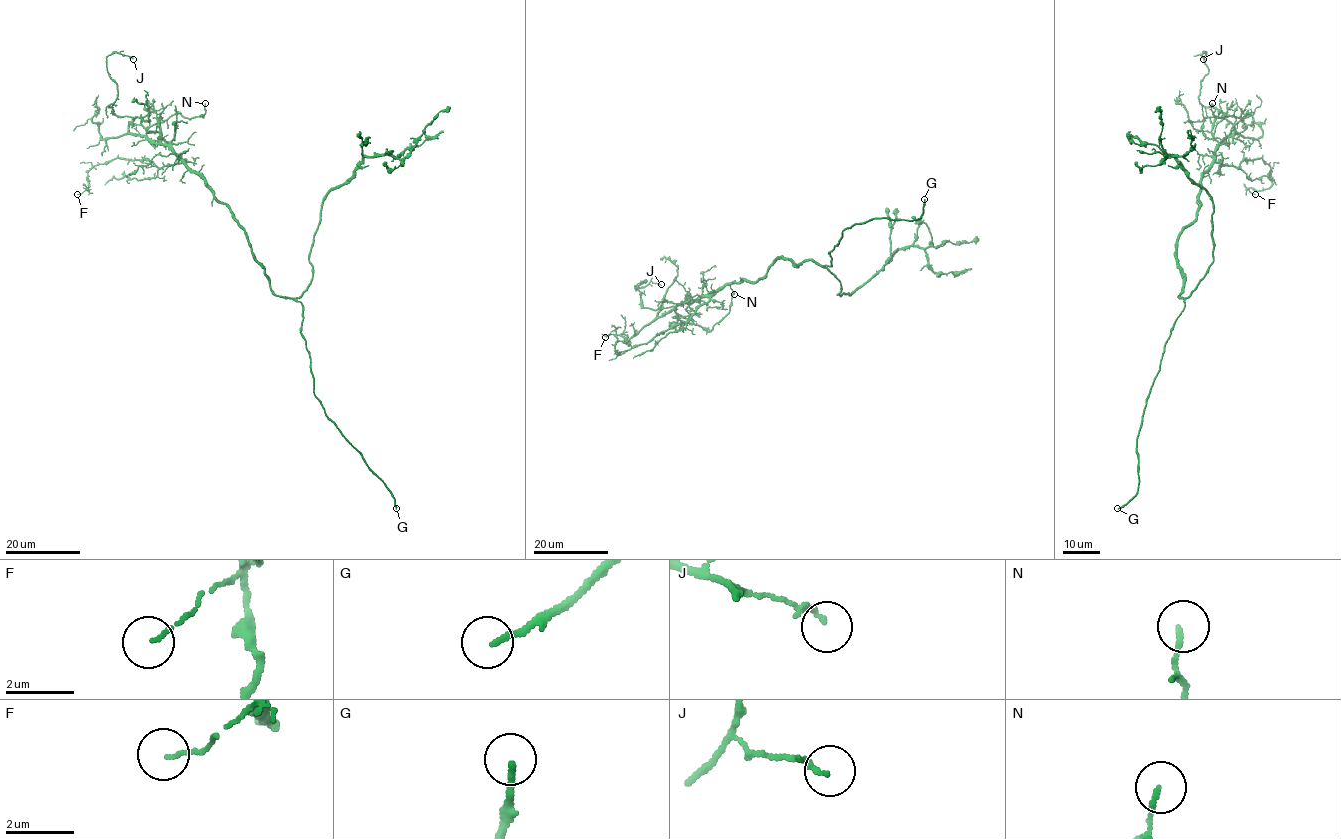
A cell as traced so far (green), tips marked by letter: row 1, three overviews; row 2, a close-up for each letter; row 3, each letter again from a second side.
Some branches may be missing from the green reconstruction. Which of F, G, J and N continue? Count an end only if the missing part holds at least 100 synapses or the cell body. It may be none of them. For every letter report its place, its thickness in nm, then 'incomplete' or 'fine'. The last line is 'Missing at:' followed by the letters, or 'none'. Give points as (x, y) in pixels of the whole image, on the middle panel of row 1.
F: at (605, 337); 80 nm thick; fine
G: at (924, 199); 150 nm thick; incomplete
J: at (661, 284); 140 nm thick; fine
N: at (734, 294); 130 nm thick; fine
Missing at: G

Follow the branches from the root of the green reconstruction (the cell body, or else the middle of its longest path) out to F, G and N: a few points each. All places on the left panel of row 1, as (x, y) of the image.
F: (258, 263), (230, 209), (183, 162), (160, 168), (113, 158), (94, 165), (88, 191), (77, 194)
G: (258, 263), (276, 295), (301, 304), (300, 334), (309, 353), (313, 394), (325, 414), (384, 484), (396, 508)
N: (258, 263), (230, 209), (167, 146), (155, 145), (146, 134), (151, 126), (175, 114), (203, 117), (205, 103)

